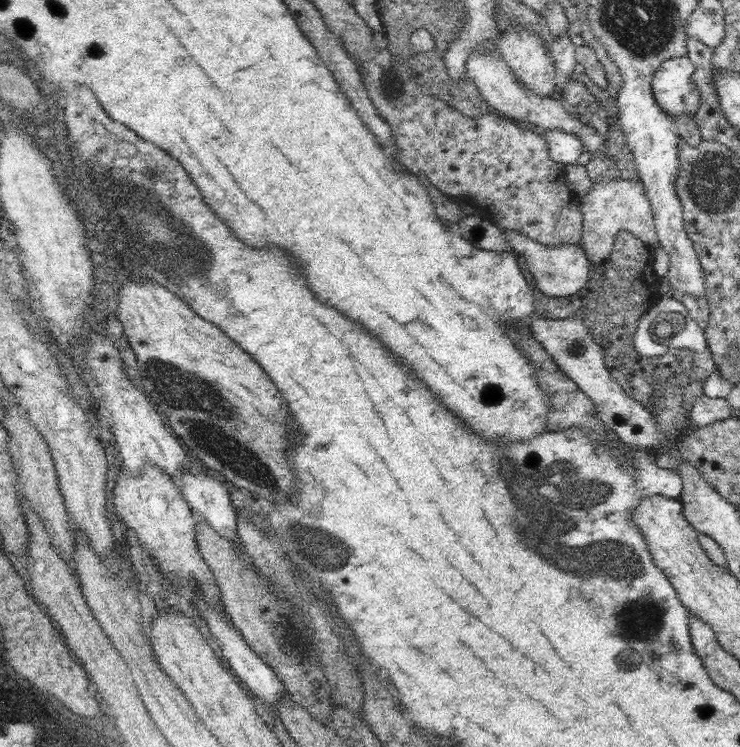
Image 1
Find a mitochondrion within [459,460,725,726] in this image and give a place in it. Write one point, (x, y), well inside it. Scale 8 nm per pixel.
(706, 710)

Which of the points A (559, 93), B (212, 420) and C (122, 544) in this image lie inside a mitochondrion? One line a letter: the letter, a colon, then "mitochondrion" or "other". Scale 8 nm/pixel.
A: other
B: mitochondrion
C: other

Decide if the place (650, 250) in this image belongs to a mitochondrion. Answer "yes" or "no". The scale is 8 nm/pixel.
no

